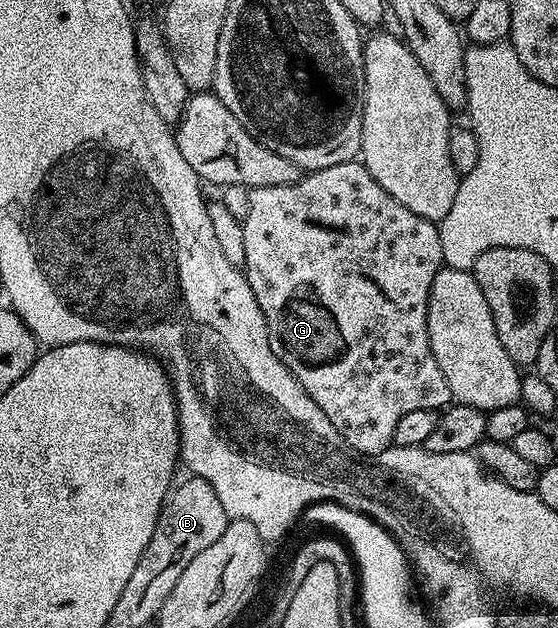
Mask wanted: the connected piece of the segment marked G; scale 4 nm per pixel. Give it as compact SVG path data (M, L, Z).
M356 159L337 163L333 167L316 169L300 176L298 181L281 187L257 187L249 195L249 215L244 219L245 231L245 263L242 268L247 274L249 287L253 287L253 295L257 299L257 307L261 307L261 315L265 315L265 323L269 331L269 347L273 347L273 355L293 371L297 383L305 387L305 391L325 411L329 423L337 427L337 431L346 439L347 444L360 455L380 453L390 449L397 431L397 423L409 411L418 409L442 410L452 404L449 383L445 383L445 375L441 375L441 367L437 367L437 359L429 343L427 330L427 304L429 291L433 287L433 279L444 268L441 255L441 235L438 224L397 203L373 175L363 166L362 160Z

